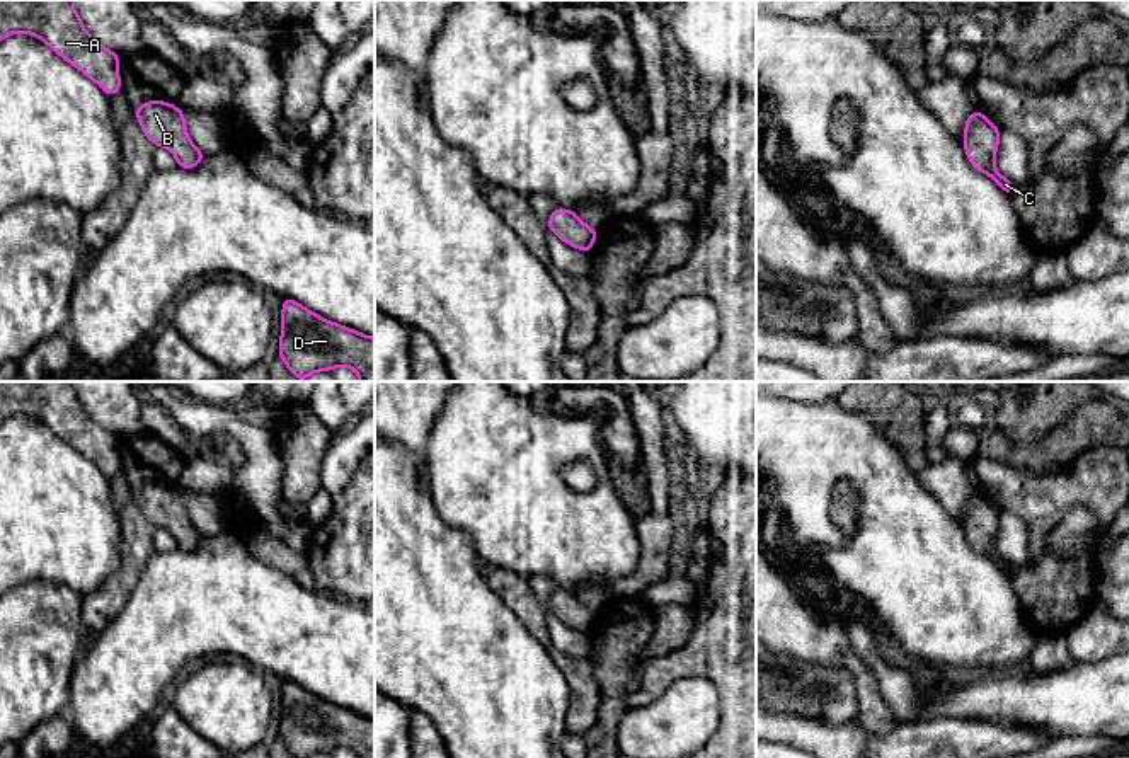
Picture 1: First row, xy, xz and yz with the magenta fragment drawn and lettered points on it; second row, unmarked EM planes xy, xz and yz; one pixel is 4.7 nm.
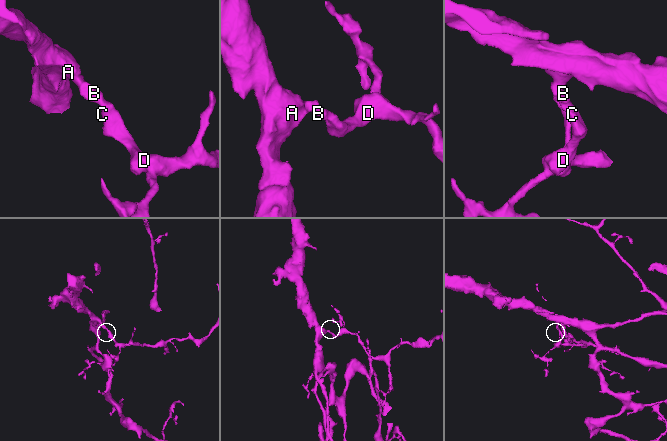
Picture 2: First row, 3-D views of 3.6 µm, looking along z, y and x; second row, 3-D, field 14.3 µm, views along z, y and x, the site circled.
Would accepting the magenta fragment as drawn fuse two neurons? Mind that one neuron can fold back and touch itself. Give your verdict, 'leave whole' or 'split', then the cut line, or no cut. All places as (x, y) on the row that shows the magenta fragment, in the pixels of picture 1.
leave whole | no cut

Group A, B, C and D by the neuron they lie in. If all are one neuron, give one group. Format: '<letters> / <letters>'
A B C D

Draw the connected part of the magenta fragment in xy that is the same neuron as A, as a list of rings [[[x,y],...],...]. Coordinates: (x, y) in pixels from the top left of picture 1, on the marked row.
[[[0,0],[0,41],[14,32],[43,39],[109,97],[121,90],[119,56],[85,31],[73,0]]]

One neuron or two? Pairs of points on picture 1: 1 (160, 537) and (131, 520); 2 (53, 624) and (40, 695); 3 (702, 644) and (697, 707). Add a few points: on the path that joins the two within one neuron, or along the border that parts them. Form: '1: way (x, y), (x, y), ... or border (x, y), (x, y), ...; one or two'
1: border (157, 528), (154, 549); two
2: way (40, 641), (40, 678); one
3: border (663, 695), (678, 680), (705, 677), (721, 712); two

